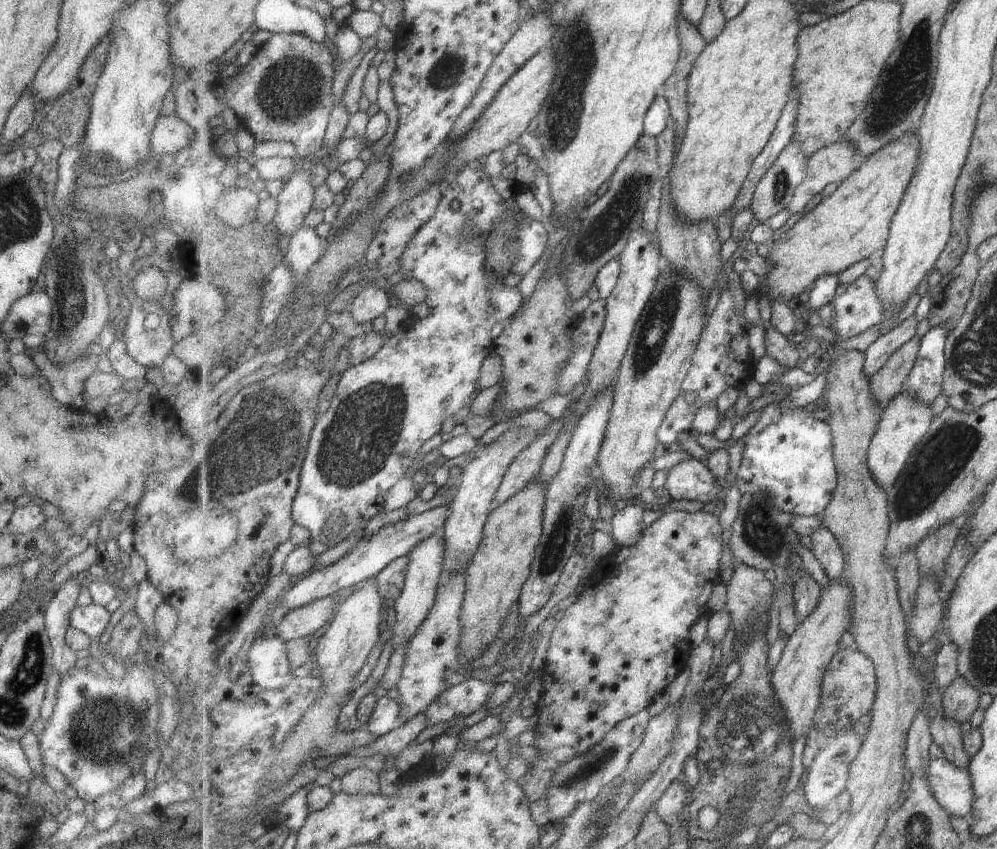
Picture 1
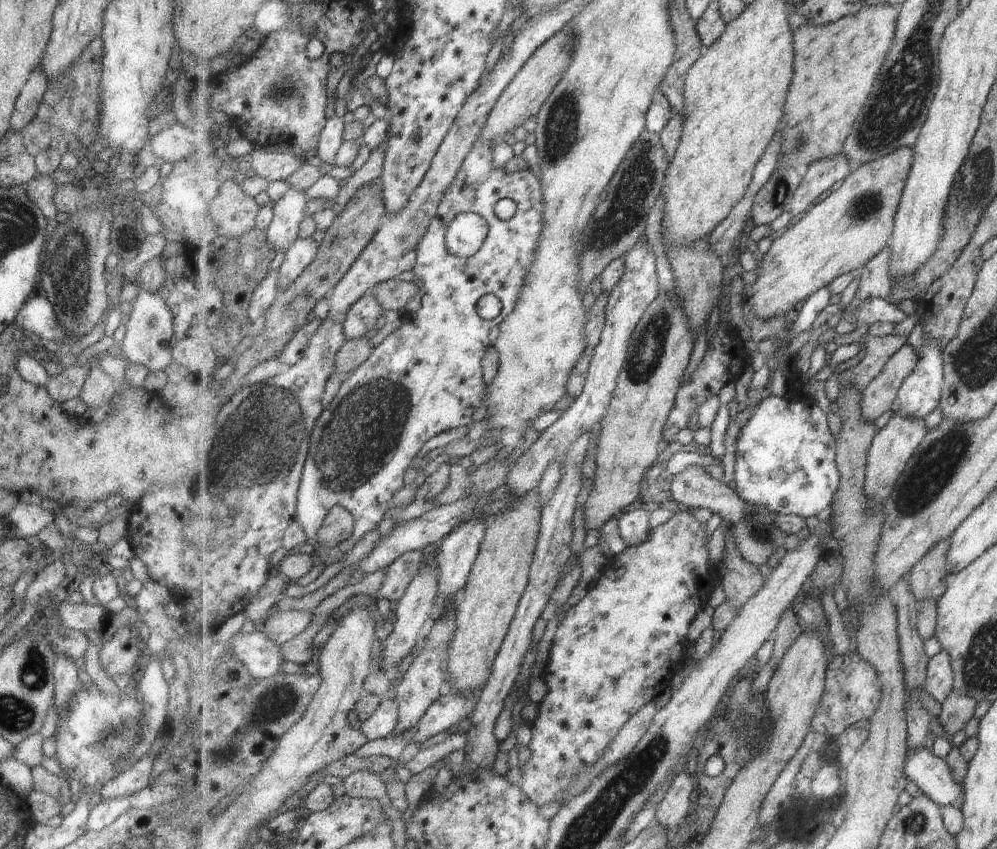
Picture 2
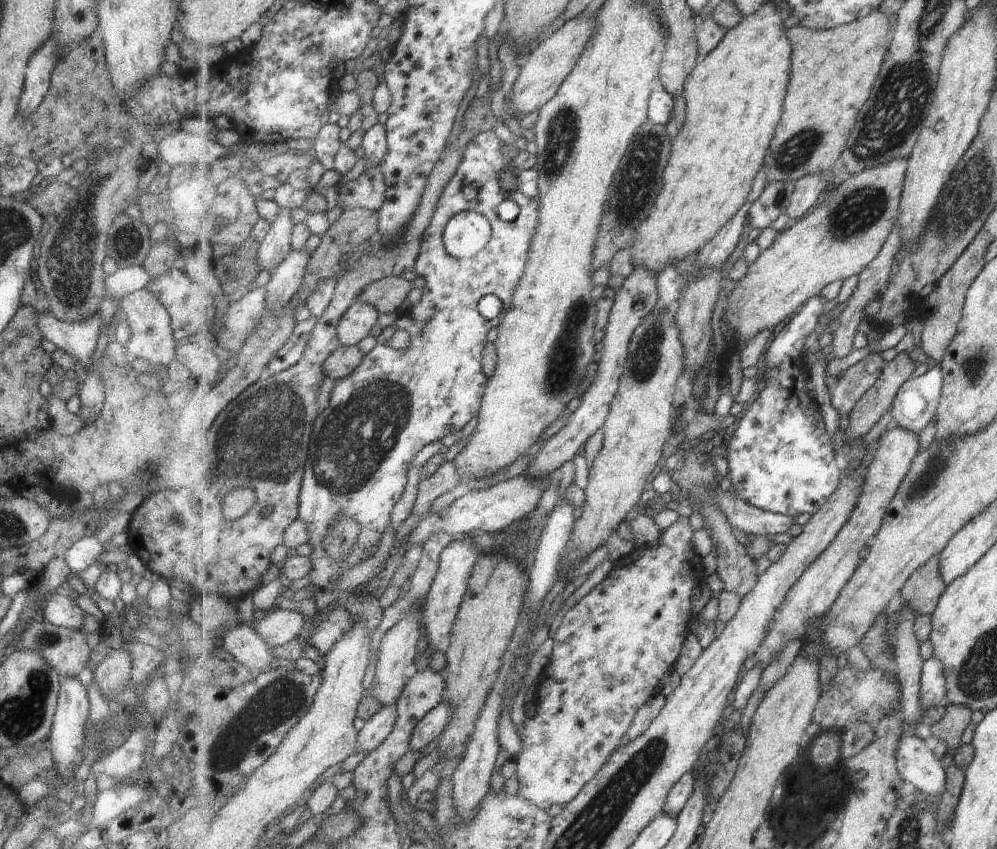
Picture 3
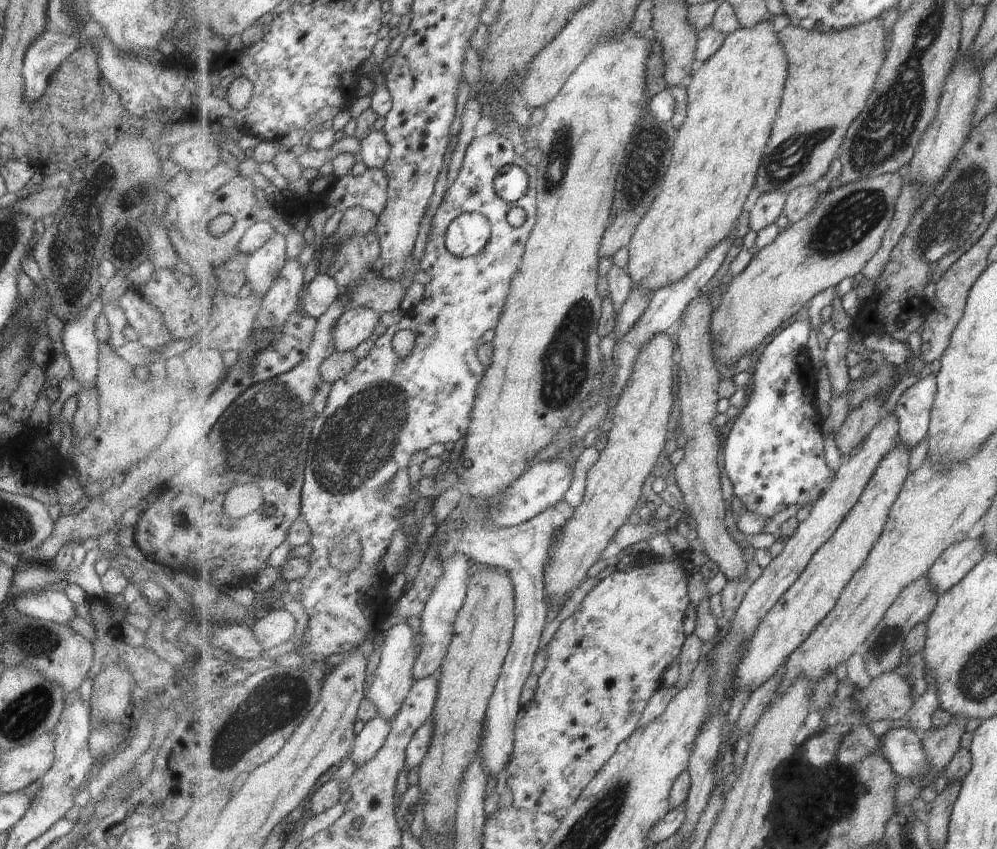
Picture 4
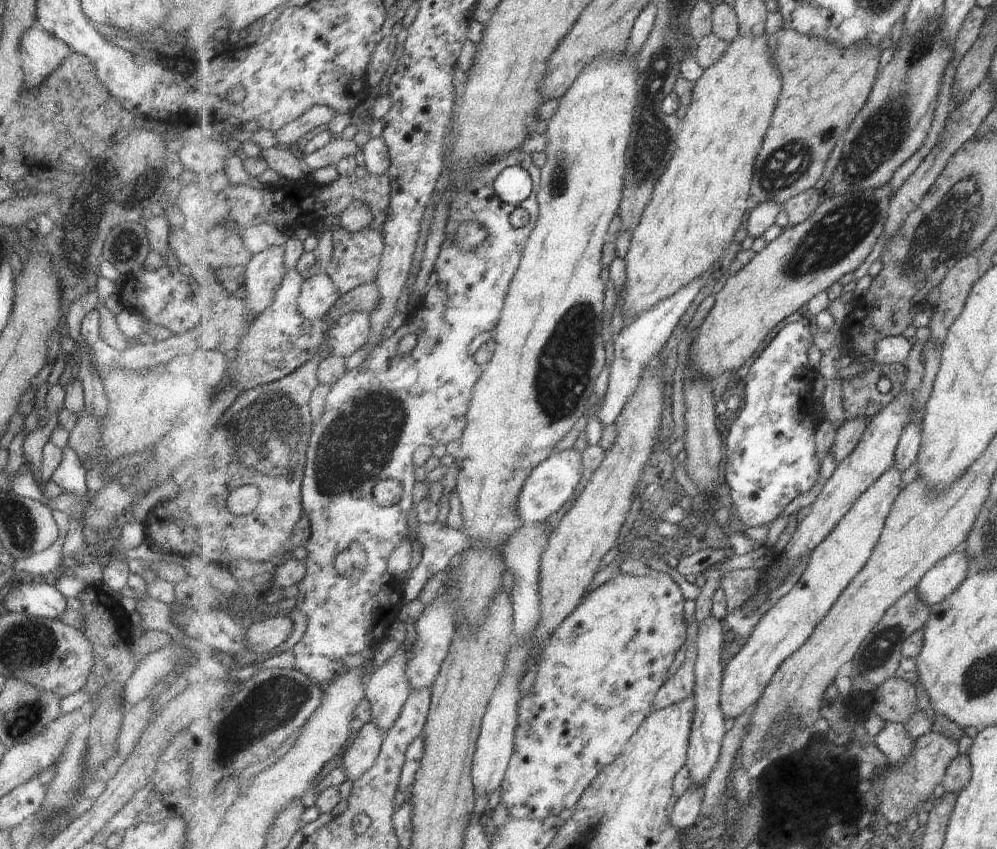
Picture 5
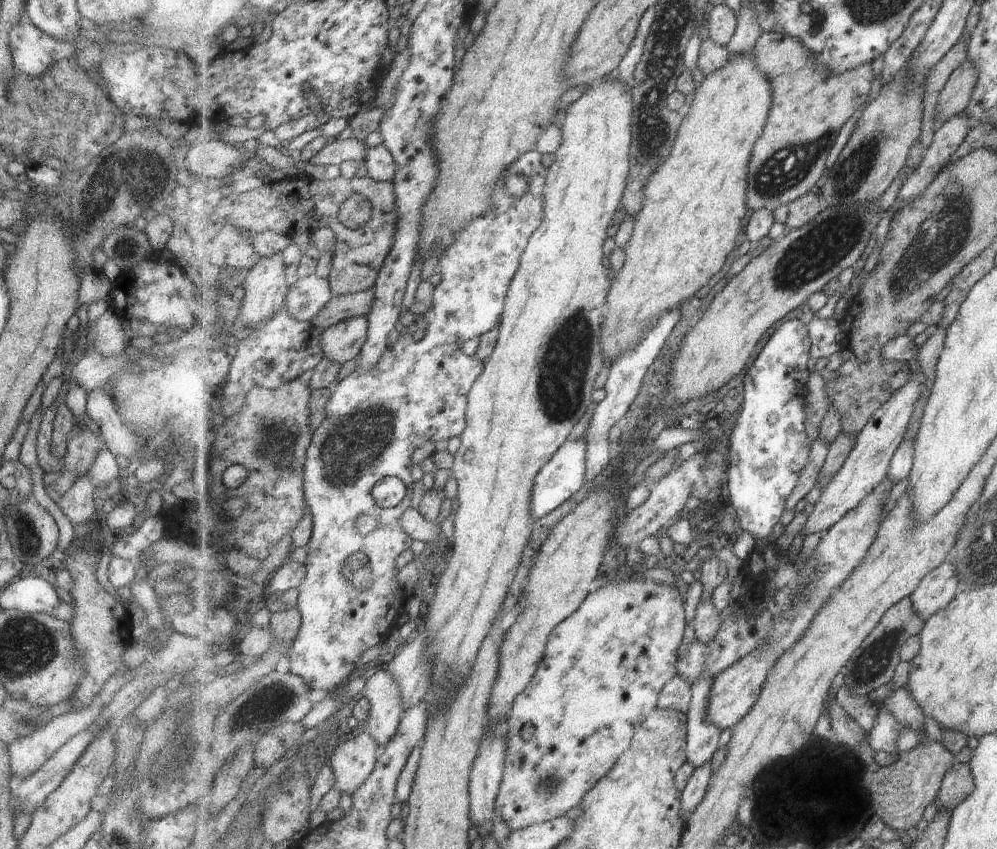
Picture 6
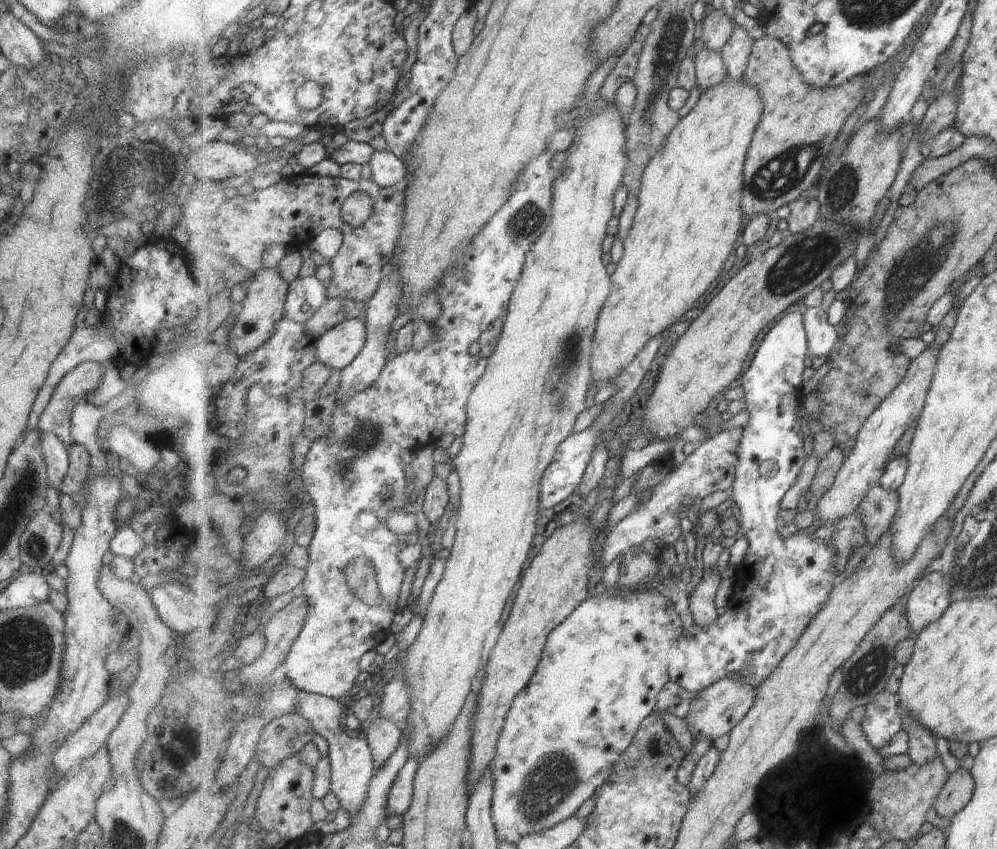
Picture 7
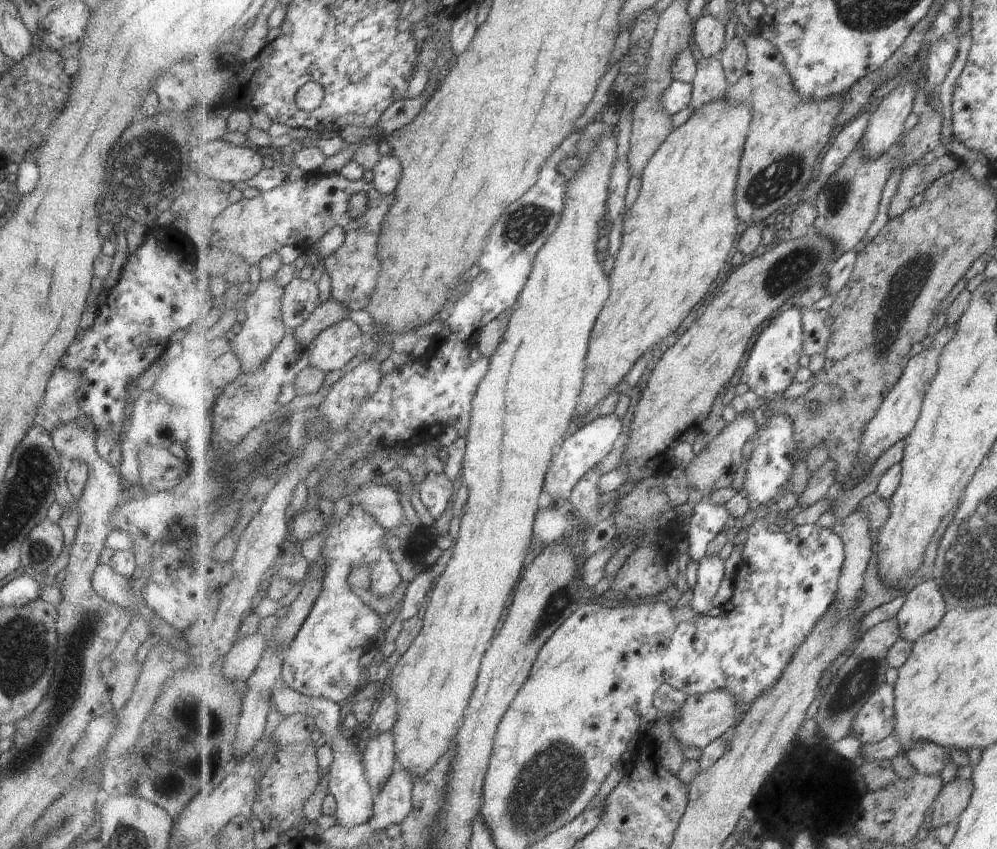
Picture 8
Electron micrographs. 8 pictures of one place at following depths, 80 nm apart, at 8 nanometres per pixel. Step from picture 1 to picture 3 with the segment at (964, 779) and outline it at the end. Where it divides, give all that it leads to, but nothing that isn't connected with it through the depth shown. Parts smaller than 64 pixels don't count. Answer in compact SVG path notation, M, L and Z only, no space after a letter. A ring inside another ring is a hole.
M903 732L903 736L899 739L896 752L897 766L900 775L904 780L911 782L917 791L923 792L934 801L941 800L946 791L946 782L948 781L945 769L946 762L936 757L929 746L925 744L923 739L918 738L915 734Z

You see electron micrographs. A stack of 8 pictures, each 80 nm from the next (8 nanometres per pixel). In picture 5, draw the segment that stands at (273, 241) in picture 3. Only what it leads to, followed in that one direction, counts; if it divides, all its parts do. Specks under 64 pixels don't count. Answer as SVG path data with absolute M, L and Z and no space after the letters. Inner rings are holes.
M275 244L253 256L253 262L246 267L245 289L247 314L257 319L275 300L275 292L287 275L285 267L286 244Z

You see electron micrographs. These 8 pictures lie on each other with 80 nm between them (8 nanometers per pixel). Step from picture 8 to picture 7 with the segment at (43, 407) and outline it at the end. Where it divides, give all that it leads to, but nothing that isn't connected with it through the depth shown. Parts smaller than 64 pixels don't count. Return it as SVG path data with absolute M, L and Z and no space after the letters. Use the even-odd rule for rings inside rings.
M84 361L65 372L55 384L49 403L41 412L37 427L53 434L67 448L72 444L69 436L70 417L81 397L99 386L104 373L103 364Z

